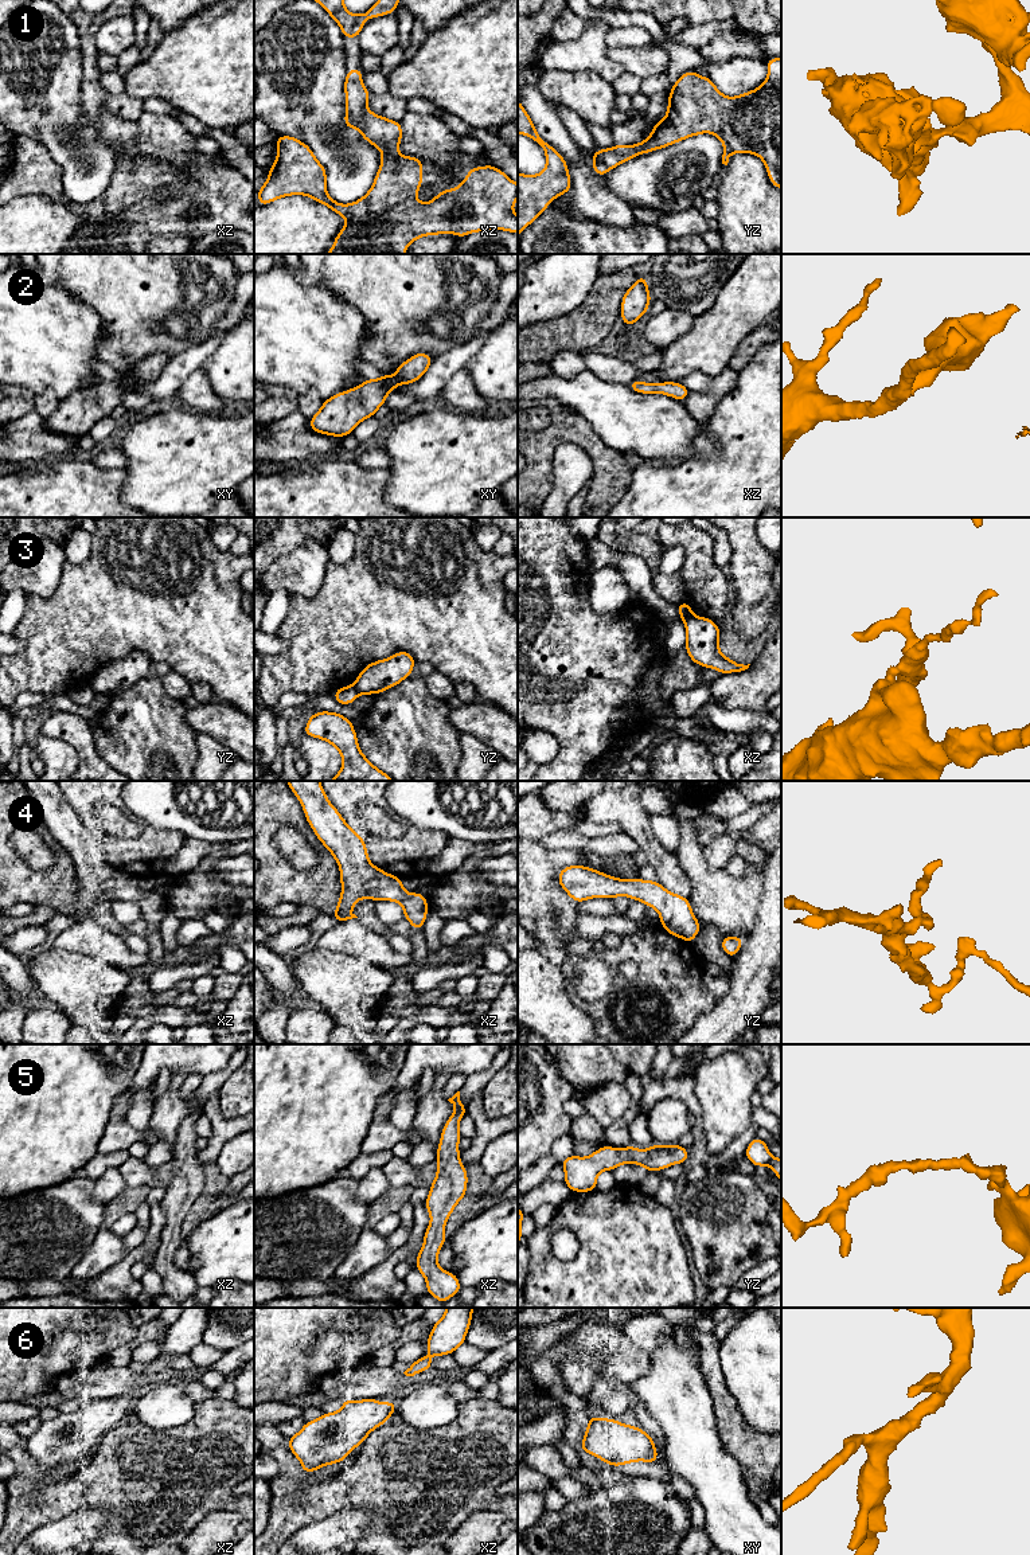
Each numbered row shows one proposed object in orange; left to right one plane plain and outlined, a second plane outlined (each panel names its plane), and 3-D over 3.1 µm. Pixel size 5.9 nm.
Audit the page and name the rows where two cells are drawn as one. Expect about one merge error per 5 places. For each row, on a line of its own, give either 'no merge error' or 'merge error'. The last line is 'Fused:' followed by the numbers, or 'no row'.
1: no merge error
2: no merge error
3: merge error
4: no merge error
5: no merge error
6: no merge error
Fused: 3

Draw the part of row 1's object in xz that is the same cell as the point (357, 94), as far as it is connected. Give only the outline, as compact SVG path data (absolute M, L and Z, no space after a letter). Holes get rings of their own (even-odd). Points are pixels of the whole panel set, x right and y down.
M362 69L346 73L344 125L348 129L358 128L363 140L382 152L381 165L368 192L350 204L335 202L327 192L327 171L312 149L296 137L277 136L277 159L269 167L268 180L257 192L258 206L285 196L303 195L344 216L347 223L325 254L405 254L409 245L426 235L456 234L464 238L471 233L489 230L518 234L518 216L512 210L518 199L518 184L495 165L469 168L465 180L453 191L444 188L429 203L421 203L415 198L424 179L422 159L398 153L403 129L399 121L367 109L370 90L363 85L362 74Z

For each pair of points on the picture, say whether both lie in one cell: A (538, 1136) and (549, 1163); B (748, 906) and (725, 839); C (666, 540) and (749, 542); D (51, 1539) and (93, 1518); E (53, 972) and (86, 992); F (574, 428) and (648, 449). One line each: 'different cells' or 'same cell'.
A: different cells
B: different cells
C: different cells
D: same cell
E: same cell
F: different cells

